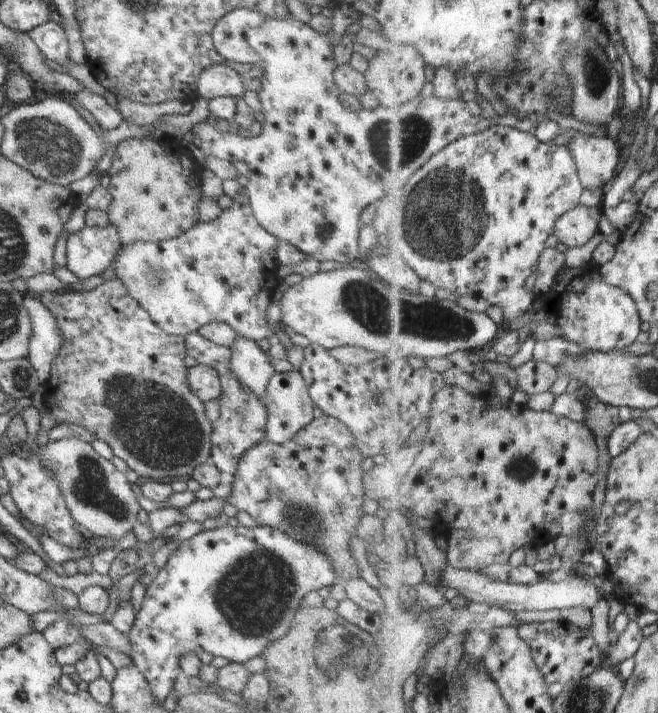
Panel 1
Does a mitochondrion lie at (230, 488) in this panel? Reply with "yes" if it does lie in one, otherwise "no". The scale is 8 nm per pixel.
no

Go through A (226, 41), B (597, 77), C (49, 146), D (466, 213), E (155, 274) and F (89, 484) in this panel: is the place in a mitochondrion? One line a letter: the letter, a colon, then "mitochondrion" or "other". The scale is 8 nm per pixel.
A: other
B: mitochondrion
C: mitochondrion
D: mitochondrion
E: mitochondrion
F: mitochondrion

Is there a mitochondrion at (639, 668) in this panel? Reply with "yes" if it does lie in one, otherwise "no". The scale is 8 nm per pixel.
no

